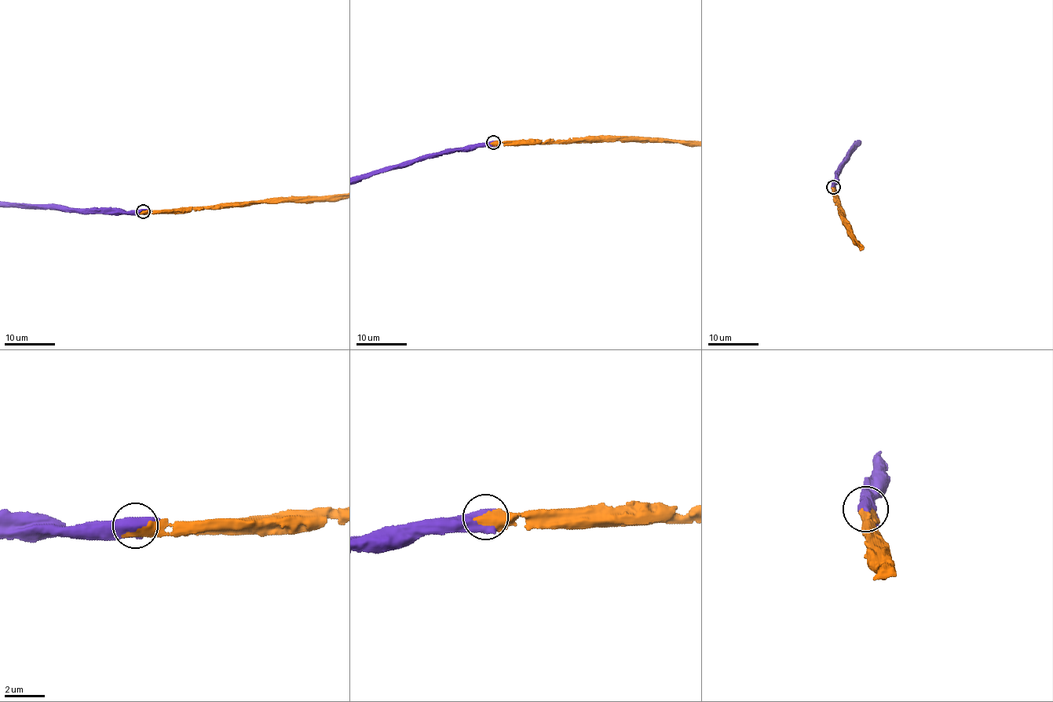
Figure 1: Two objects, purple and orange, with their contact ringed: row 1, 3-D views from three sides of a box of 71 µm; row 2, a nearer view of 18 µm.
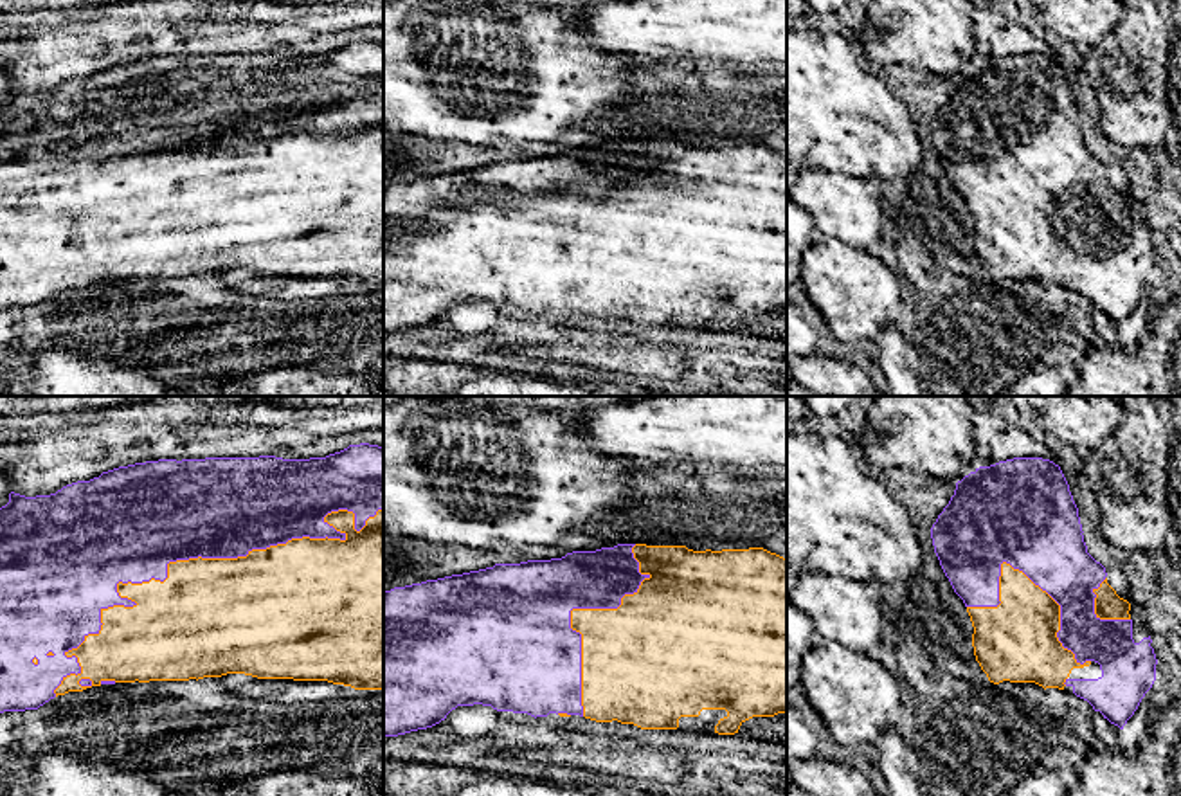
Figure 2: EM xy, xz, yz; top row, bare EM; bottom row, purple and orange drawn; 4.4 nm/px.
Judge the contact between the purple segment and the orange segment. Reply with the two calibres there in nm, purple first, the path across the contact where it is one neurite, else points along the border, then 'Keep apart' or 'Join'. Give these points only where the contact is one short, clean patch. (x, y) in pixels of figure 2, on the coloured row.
Thickness 460 nm (purple) against 460 nm. Join

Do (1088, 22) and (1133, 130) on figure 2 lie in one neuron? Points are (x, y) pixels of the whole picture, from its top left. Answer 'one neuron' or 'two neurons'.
two neurons

